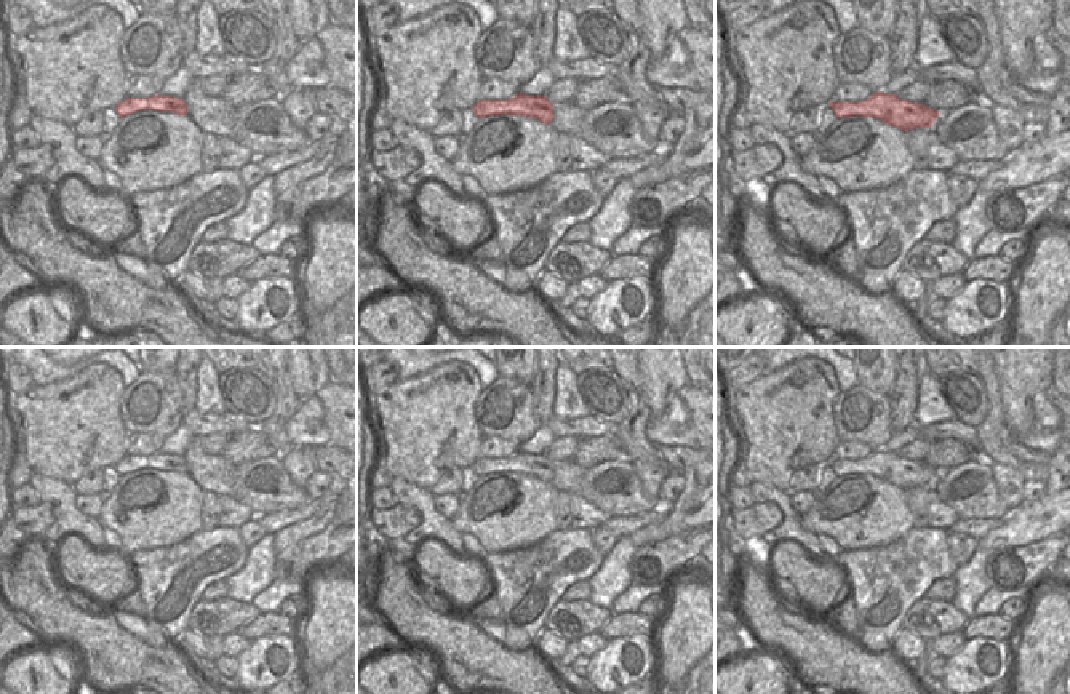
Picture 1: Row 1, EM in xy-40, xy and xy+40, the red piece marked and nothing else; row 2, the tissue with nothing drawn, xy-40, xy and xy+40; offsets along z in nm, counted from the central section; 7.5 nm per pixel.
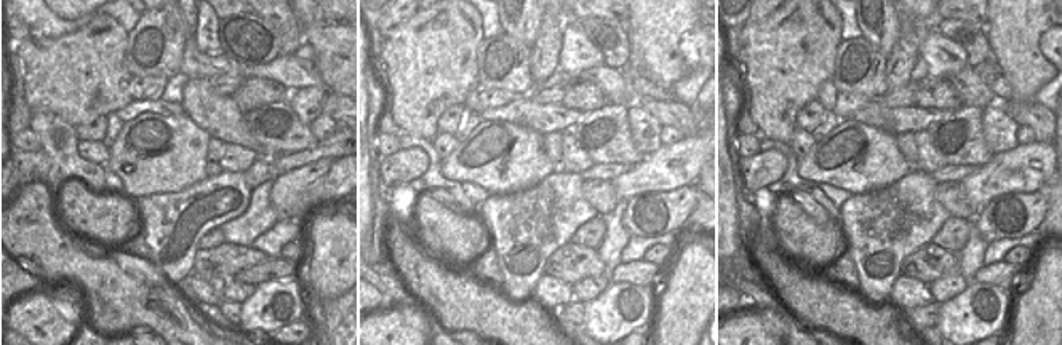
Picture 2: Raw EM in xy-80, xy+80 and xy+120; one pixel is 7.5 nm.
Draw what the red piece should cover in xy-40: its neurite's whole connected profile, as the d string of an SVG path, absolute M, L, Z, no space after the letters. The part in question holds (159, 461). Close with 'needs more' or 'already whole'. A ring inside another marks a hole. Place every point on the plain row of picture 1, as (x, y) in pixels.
M160 453L150 456L126 456L114 467L120 475L141 469L174 470L178 473L187 472L187 462L182 456Z | already whole

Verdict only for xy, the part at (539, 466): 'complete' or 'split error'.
complete

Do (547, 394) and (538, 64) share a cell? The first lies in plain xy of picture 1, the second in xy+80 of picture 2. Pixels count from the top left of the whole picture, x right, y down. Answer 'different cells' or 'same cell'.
same cell

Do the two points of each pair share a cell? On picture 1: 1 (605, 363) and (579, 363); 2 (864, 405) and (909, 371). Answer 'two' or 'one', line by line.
1: one
2: two

